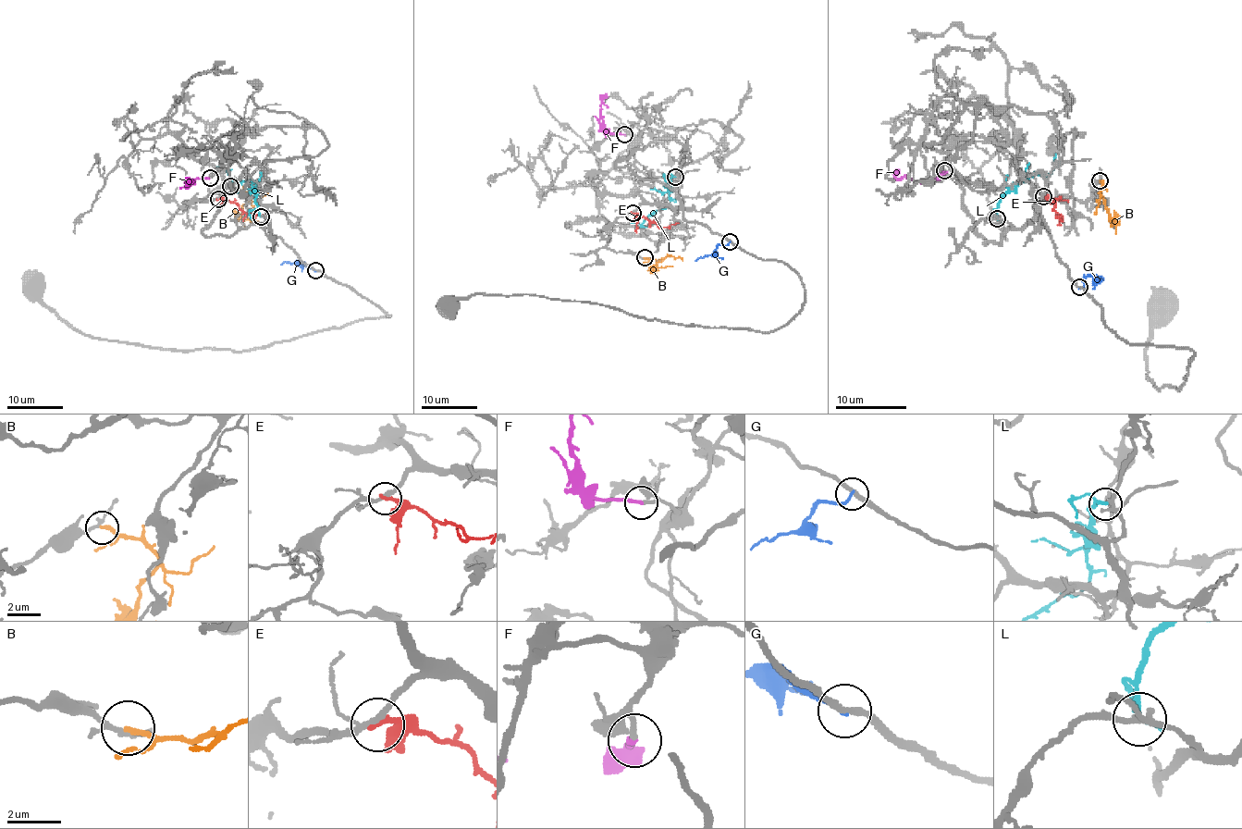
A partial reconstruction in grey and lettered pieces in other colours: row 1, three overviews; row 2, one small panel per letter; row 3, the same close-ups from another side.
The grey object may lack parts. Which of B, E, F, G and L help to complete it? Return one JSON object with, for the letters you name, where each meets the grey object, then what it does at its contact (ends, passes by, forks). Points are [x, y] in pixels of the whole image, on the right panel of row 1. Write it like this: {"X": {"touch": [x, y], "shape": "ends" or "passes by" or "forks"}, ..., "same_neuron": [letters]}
{"B": {"touch": [1100, 180], "shape": "ends"}, "F": {"touch": [944, 170], "shape": "ends"}, "same_neuron": ["B", "F"]}

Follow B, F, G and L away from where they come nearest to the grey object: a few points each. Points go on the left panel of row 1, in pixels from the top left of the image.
B: (230, 186), (239, 189), (249, 197), (241, 211), (243, 219), (258, 222)
F: (211, 178), (197, 179), (187, 187), (190, 178)
G: (315, 270), (301, 262), (283, 262), (280, 265)
L: (261, 216), (255, 200), (255, 183), (252, 179), (233, 181), (227, 173), (216, 167)

